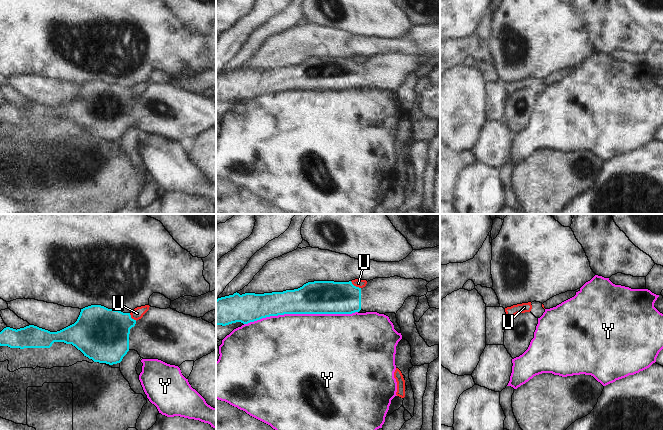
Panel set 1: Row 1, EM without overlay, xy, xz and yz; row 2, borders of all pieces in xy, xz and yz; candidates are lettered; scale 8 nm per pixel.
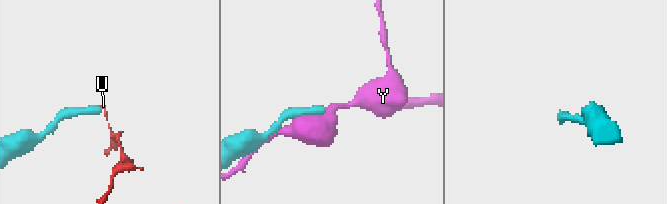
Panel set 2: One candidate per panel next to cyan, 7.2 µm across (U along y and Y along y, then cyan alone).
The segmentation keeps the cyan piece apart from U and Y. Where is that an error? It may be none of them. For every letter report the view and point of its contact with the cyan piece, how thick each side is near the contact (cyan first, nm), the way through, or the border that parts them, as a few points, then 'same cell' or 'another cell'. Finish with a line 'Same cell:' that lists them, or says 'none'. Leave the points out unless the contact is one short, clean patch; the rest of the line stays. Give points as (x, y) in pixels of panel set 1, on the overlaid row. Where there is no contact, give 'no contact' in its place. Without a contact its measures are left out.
U: xz (355, 286) | 280/60 nm | along xz (350, 281), (360, 288) | another cell
Y: xz (300, 313) | 280/500 nm | another cell
Same cell: none

